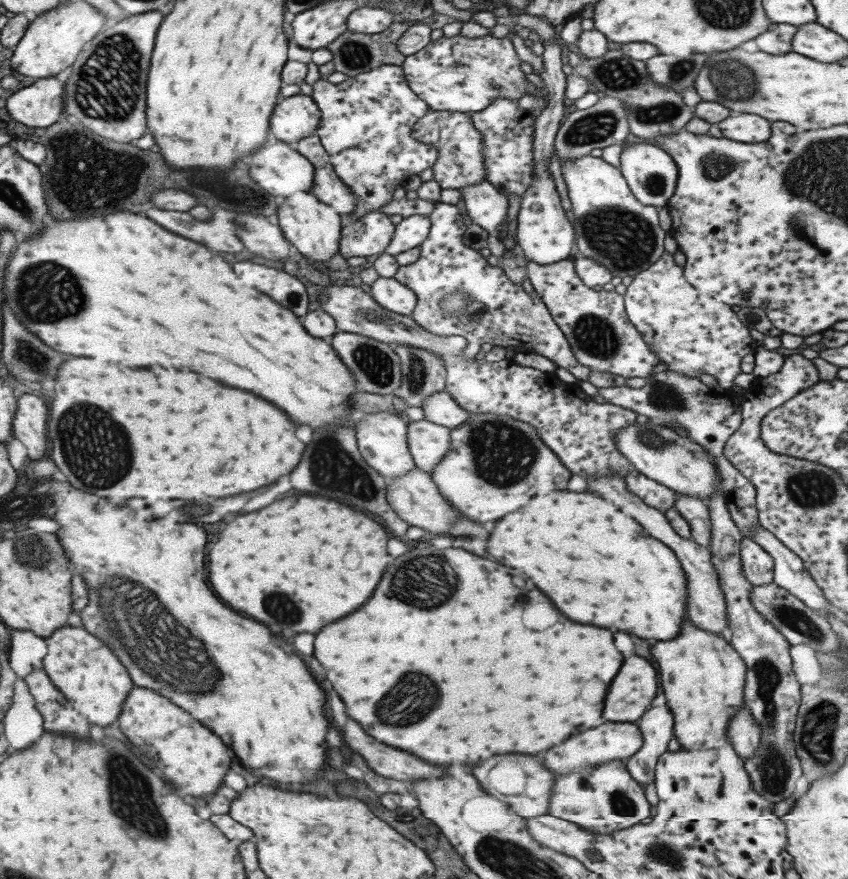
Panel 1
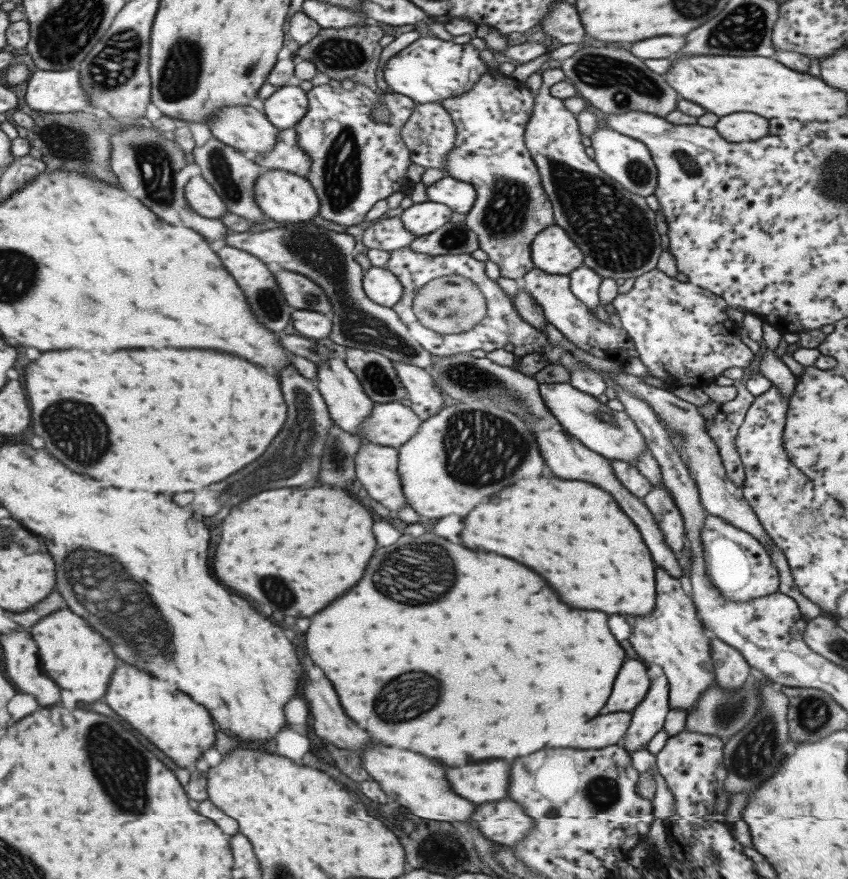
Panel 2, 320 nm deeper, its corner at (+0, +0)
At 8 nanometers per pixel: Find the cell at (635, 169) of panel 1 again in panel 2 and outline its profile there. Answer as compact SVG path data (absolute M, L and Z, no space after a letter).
M606 128L595 130L588 138L593 148L593 160L603 174L634 195L644 198L653 194L656 187L656 166L651 160L647 147L642 142Z

